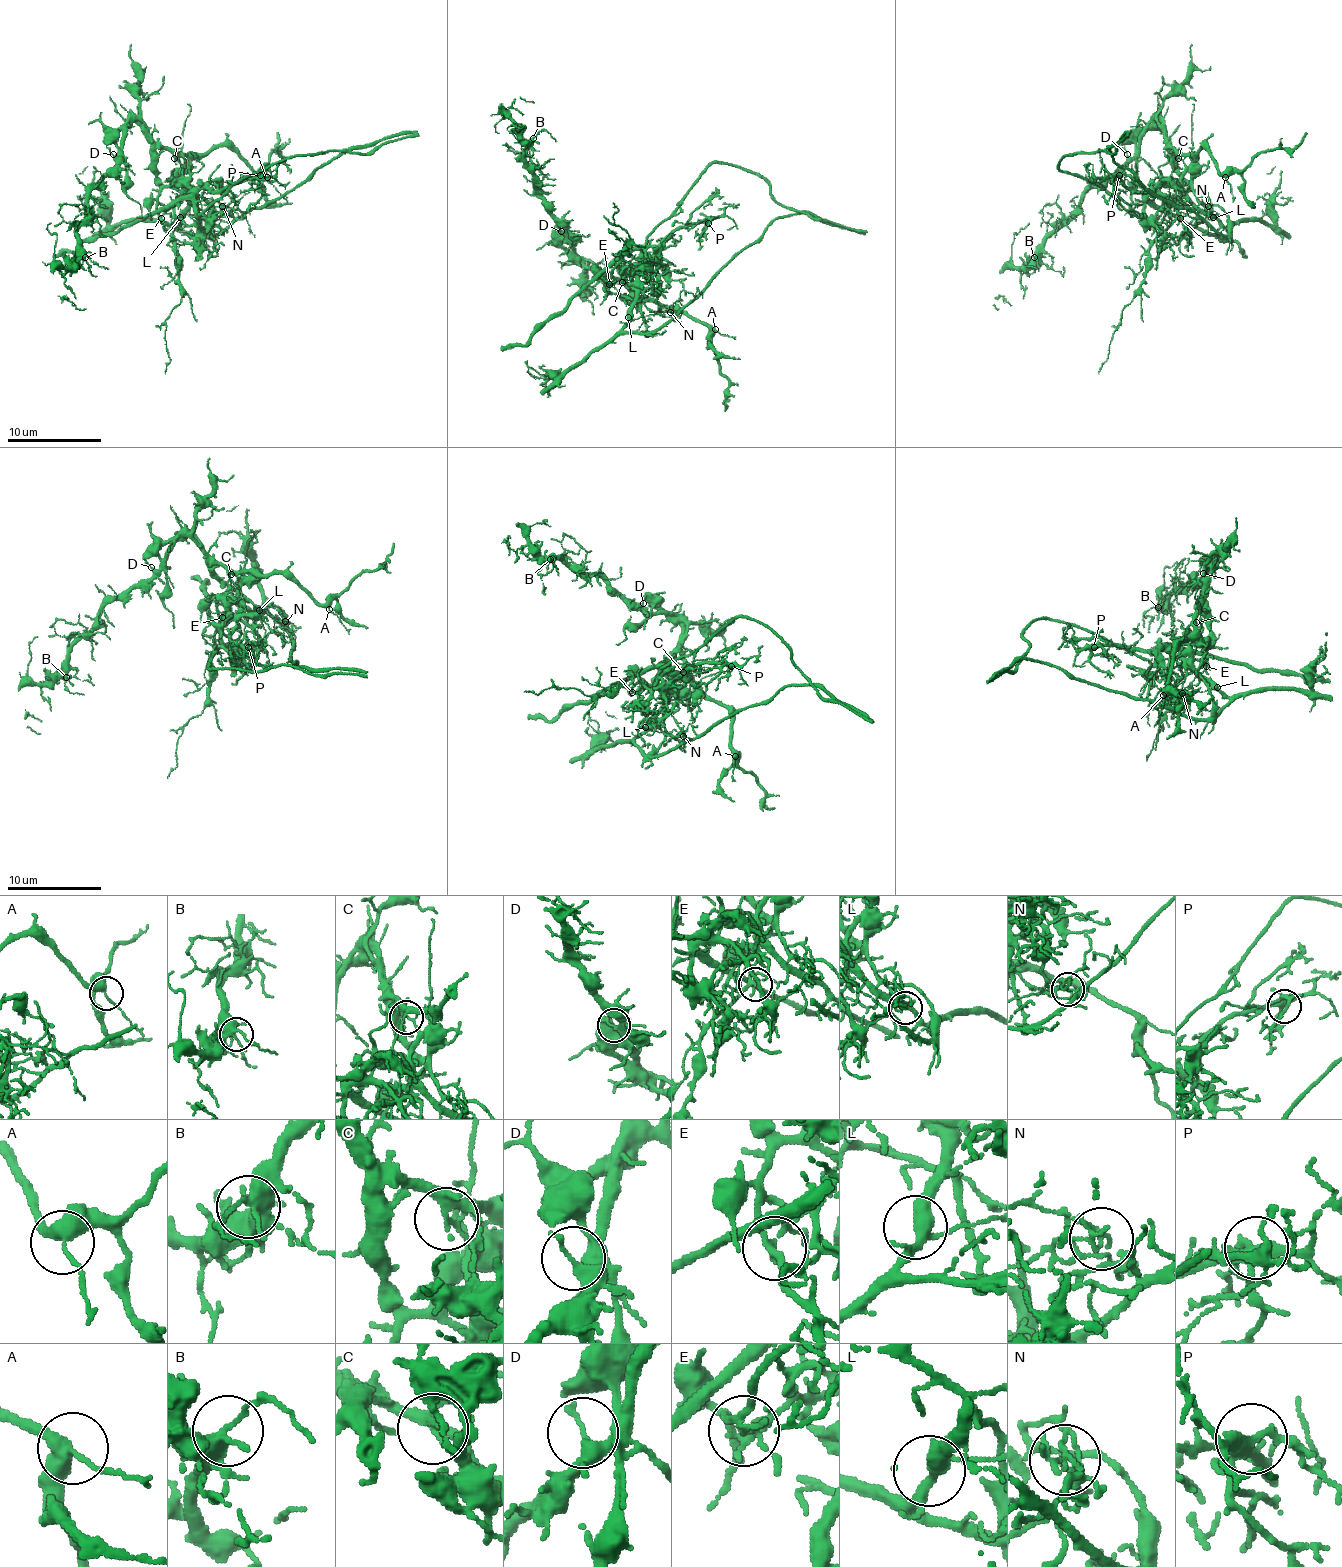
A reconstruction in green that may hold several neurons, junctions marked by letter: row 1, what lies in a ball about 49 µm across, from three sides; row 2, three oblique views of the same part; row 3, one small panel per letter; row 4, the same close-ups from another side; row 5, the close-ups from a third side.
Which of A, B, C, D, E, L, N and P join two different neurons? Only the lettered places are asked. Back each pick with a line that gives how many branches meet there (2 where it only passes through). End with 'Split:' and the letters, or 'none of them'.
C: 4 branches meet
D: 3 branches meet
E: 4 branches meet
N: 4 branches meet
Split: C, D, E, N

